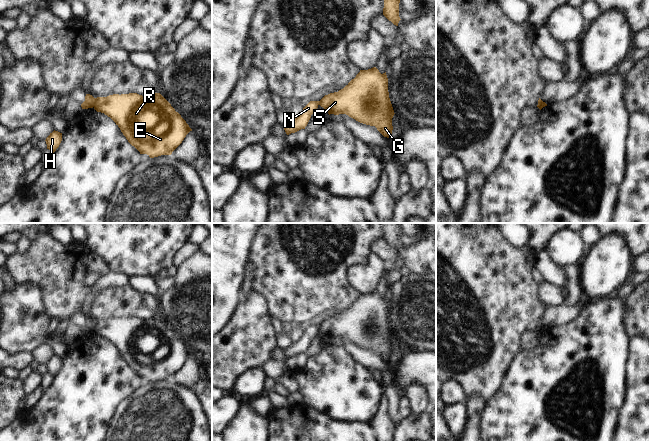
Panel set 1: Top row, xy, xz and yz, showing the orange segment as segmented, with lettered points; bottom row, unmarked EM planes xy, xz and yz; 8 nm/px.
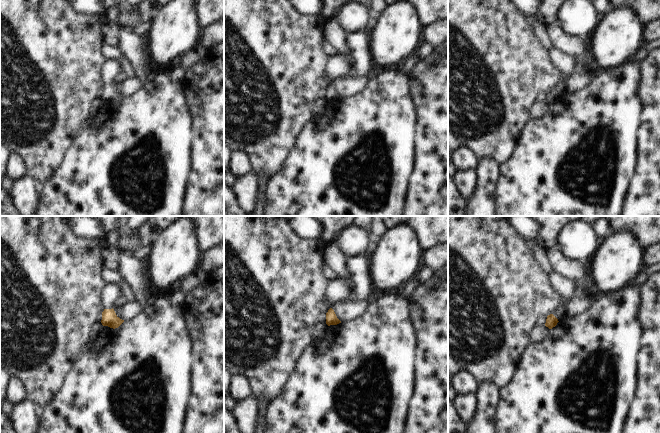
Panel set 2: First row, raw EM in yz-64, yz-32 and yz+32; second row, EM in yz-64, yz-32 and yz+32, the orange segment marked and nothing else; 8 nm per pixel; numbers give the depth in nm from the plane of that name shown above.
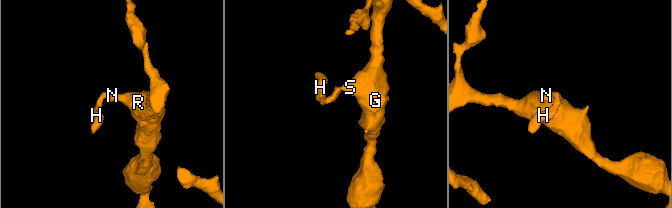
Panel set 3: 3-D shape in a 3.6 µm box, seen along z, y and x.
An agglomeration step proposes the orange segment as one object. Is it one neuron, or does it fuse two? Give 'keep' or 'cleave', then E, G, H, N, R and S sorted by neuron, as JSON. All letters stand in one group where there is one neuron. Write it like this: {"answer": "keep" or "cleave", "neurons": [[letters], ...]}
{"answer": "cleave", "neurons": [["E", "G", "R", "S"], ["H", "N"]]}

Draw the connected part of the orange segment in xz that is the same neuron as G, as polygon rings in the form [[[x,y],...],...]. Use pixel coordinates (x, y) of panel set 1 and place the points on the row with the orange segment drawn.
[[[376,67],[360,70],[343,89],[325,95],[318,103],[329,115],[346,114],[360,123],[375,126],[384,137],[389,138],[392,134],[395,113],[389,98],[388,78],[386,72],[381,74]]]

